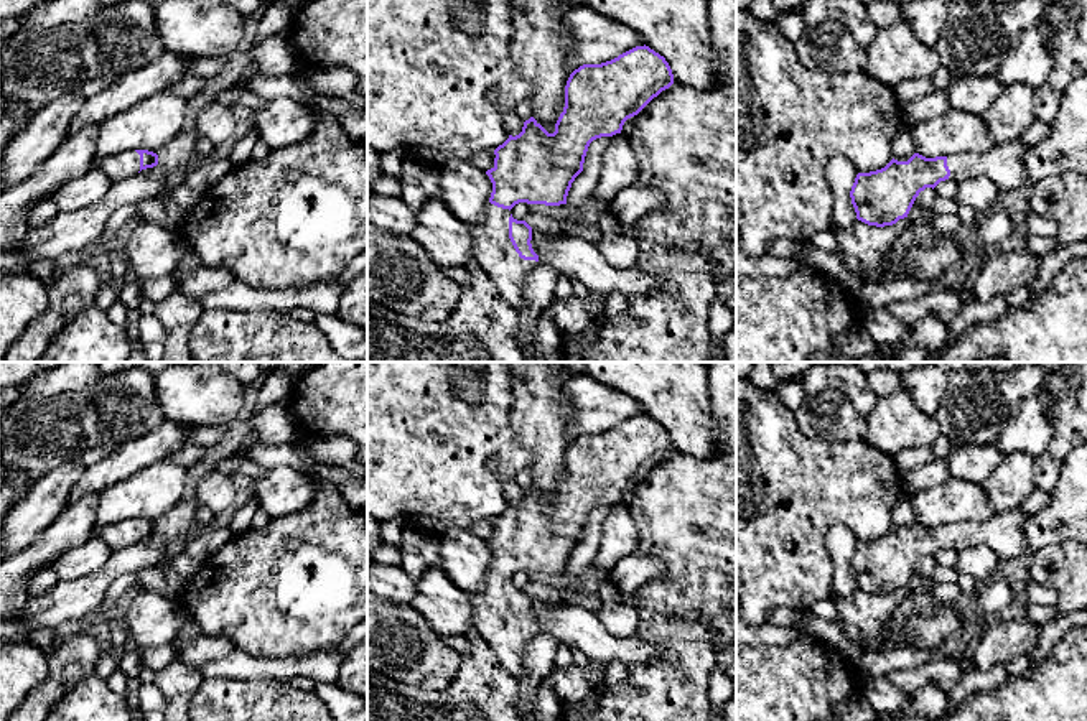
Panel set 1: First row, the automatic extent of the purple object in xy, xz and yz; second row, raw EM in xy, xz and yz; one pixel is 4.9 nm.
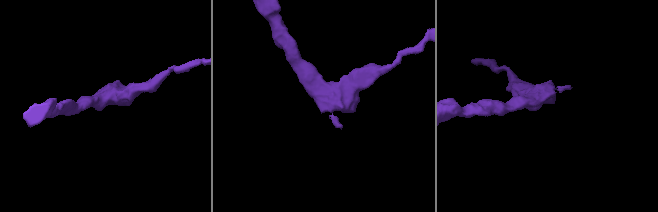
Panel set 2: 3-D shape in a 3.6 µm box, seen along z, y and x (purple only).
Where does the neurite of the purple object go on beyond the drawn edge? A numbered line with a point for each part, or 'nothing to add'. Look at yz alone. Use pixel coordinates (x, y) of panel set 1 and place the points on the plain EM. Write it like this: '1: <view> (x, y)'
1: yz (1003, 534)

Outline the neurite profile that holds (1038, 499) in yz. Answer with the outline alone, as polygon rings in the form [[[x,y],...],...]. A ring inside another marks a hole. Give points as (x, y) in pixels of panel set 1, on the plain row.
[[[1036,489],[1019,507],[1028,515],[1038,514],[1041,509],[1049,505],[1052,492]]]

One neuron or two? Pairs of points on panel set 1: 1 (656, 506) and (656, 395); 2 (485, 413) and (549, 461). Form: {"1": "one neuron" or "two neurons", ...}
{"1": "two neurons", "2": "two neurons"}

